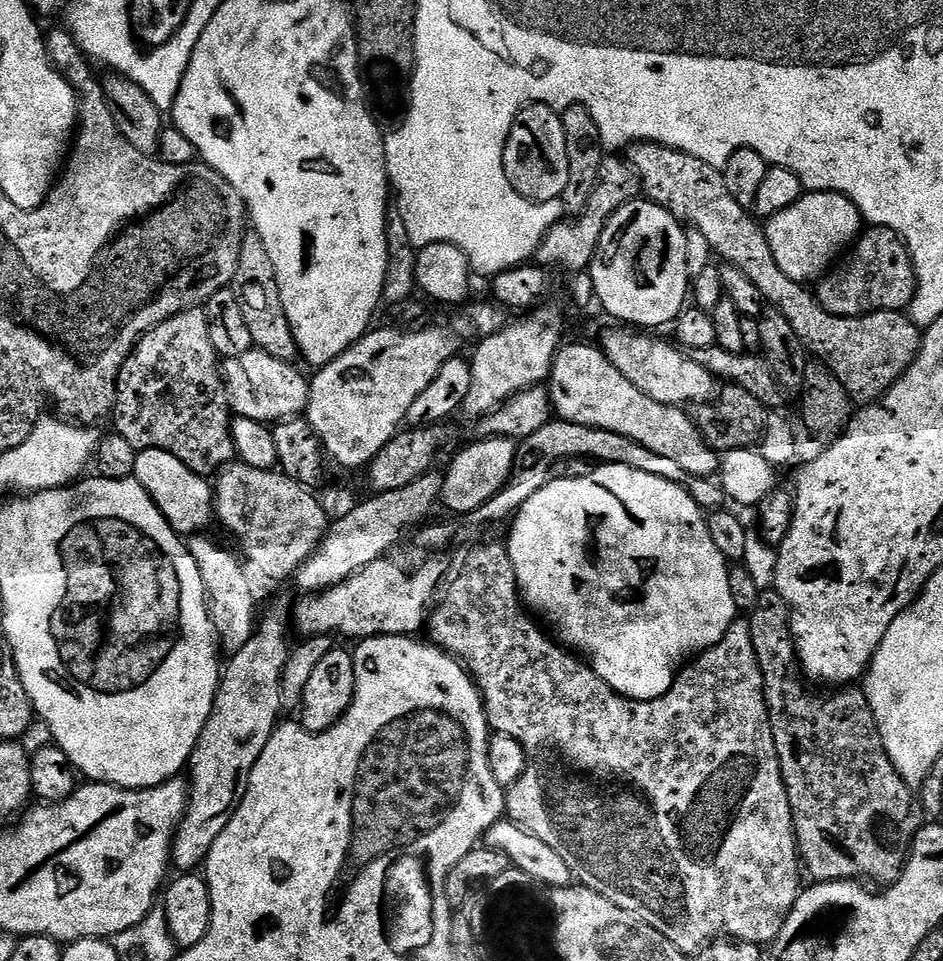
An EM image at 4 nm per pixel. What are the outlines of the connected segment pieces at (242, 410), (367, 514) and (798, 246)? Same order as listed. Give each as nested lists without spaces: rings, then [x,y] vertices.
[[[259,350],[227,357],[222,364],[222,375],[231,411],[236,416],[245,416],[269,426],[299,417],[308,407],[310,380],[296,366],[287,360],[270,358],[270,354]]]
[[[433,470],[410,482],[410,486],[402,486],[393,492],[377,492],[369,495],[369,500],[362,501],[357,508],[349,512],[347,509],[339,519],[331,521],[328,531],[324,533],[324,541],[296,571],[294,583],[301,588],[299,591],[304,594],[325,592],[358,570],[370,566],[370,562],[385,559],[391,553],[388,551],[403,538],[407,528],[415,529],[431,517],[428,515],[441,499],[442,490],[441,473]]]
[[[805,191],[804,195],[794,202],[794,206],[786,206],[786,210],[778,210],[778,214],[767,217],[766,231],[770,250],[774,254],[774,262],[782,266],[782,274],[786,274],[791,280],[801,282],[816,282],[821,279],[851,249],[861,235],[862,217],[858,206],[850,202],[840,192],[809,192]]]

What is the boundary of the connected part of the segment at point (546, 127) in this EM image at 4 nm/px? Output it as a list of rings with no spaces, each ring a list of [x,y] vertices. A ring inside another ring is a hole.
[[[544,104],[524,106],[508,135],[506,150],[502,154],[502,167],[506,170],[508,184],[514,186],[514,190],[518,190],[518,194],[528,200],[535,200],[538,204],[559,201],[570,177],[570,162],[566,159],[566,130],[562,130],[560,113]]]

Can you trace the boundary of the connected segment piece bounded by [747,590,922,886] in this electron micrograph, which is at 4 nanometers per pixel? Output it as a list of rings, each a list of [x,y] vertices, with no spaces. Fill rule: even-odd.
[[[765,590],[760,593],[760,602],[752,609],[747,617],[750,626],[750,642],[754,642],[754,654],[760,663],[762,678],[764,679],[764,701],[766,710],[770,718],[770,730],[774,734],[774,746],[778,750],[778,762],[782,770],[782,782],[790,802],[792,811],[792,824],[796,827],[796,847],[799,859],[803,867],[812,875],[811,879],[816,882],[825,880],[854,880],[857,882],[869,882],[880,884],[876,886],[887,886],[893,884],[899,877],[904,868],[904,863],[908,861],[908,853],[912,850],[912,844],[916,840],[922,827],[922,808],[914,797],[913,789],[909,788],[908,783],[900,777],[898,770],[890,762],[890,758],[884,749],[884,743],[880,737],[880,732],[876,728],[876,719],[868,705],[868,695],[865,694],[863,687],[860,686],[840,686],[835,690],[828,690],[825,696],[808,696],[804,689],[805,681],[801,679],[795,671],[791,672],[788,668],[795,669],[798,661],[796,659],[796,643],[792,641],[792,621],[788,611],[788,604],[780,593],[775,590]]]

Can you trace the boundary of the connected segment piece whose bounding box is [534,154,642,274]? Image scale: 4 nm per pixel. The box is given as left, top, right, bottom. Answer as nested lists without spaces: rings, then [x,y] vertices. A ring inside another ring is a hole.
[[[616,154],[605,155],[602,170],[598,170],[598,178],[594,186],[594,194],[590,194],[590,202],[586,202],[586,210],[576,218],[565,218],[555,224],[542,238],[534,260],[541,268],[553,270],[561,268],[569,274],[577,274],[591,269],[592,259],[596,253],[598,242],[602,238],[604,225],[614,213],[641,195],[640,176],[633,170],[627,159],[620,160]]]

